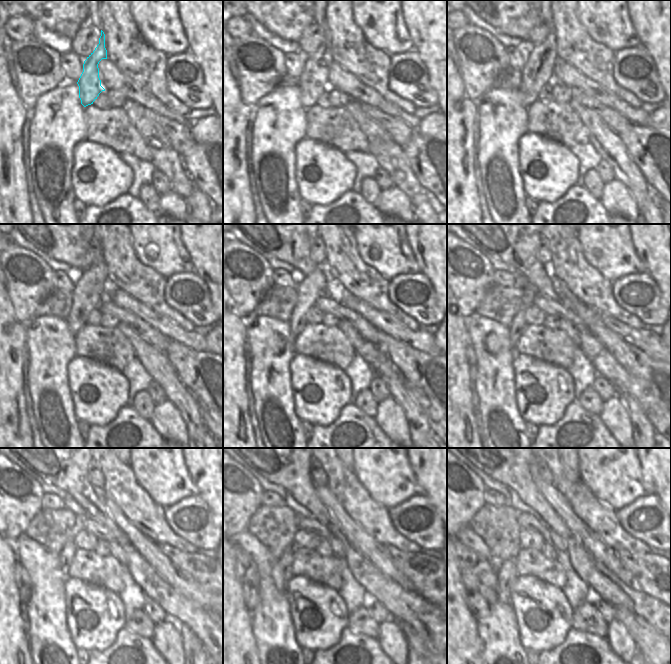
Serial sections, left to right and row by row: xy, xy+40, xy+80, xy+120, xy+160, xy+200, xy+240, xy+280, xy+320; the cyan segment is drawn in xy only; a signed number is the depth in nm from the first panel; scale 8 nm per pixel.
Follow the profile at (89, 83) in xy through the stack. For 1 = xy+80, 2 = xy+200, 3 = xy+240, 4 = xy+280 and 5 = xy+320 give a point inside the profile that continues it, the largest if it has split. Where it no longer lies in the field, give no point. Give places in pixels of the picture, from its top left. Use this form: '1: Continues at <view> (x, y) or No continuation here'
1: Continues at xy+80 (537, 72)
2: Continues at xy+200 (518, 324)
3: Continues at xy+240 (66, 554)
4: Continues at xy+280 (281, 572)
5: Continues at xy+320 (506, 573).

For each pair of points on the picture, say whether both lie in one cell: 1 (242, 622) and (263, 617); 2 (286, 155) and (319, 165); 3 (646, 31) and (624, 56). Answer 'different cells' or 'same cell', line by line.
1: different cells
2: different cells
3: different cells

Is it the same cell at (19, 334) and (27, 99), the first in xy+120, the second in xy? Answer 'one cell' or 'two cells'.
two cells

